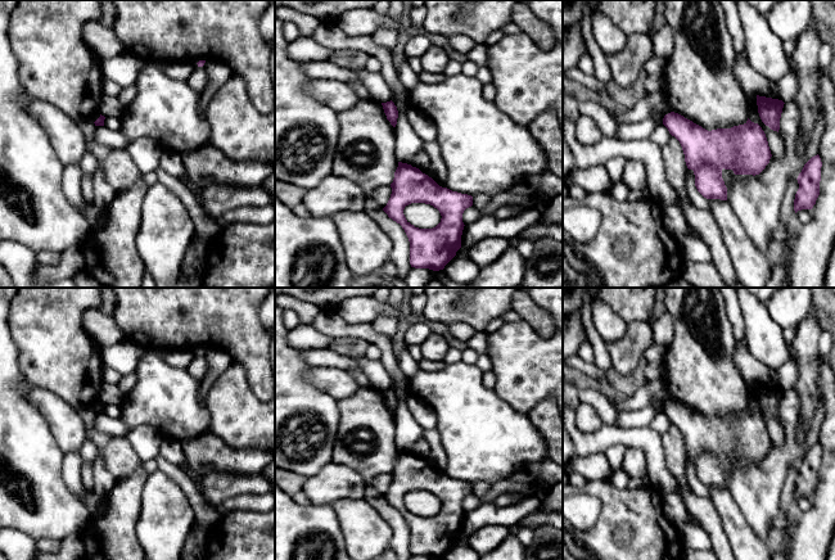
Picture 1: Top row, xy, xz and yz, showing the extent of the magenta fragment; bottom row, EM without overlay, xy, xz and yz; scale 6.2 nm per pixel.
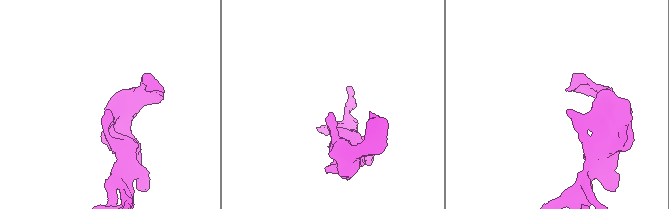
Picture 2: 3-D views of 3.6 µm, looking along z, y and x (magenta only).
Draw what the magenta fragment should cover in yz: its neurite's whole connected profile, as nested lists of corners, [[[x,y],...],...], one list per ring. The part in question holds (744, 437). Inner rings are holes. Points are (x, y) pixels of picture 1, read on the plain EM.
[[[671,399],[664,403],[663,412],[674,424],[683,438],[689,457],[694,459],[695,474],[707,487],[727,488],[727,475],[722,466],[722,457],[732,457],[735,462],[759,462],[772,444],[764,419],[749,406],[744,412],[731,416],[708,419],[683,403]]]

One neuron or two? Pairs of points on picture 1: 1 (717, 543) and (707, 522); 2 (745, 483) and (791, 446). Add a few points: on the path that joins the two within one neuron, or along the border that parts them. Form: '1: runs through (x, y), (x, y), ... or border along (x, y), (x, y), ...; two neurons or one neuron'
1: runs through (717, 538), (716, 531), (712, 527); one neuron
2: runs through (757, 481), (780, 457); one neuron

